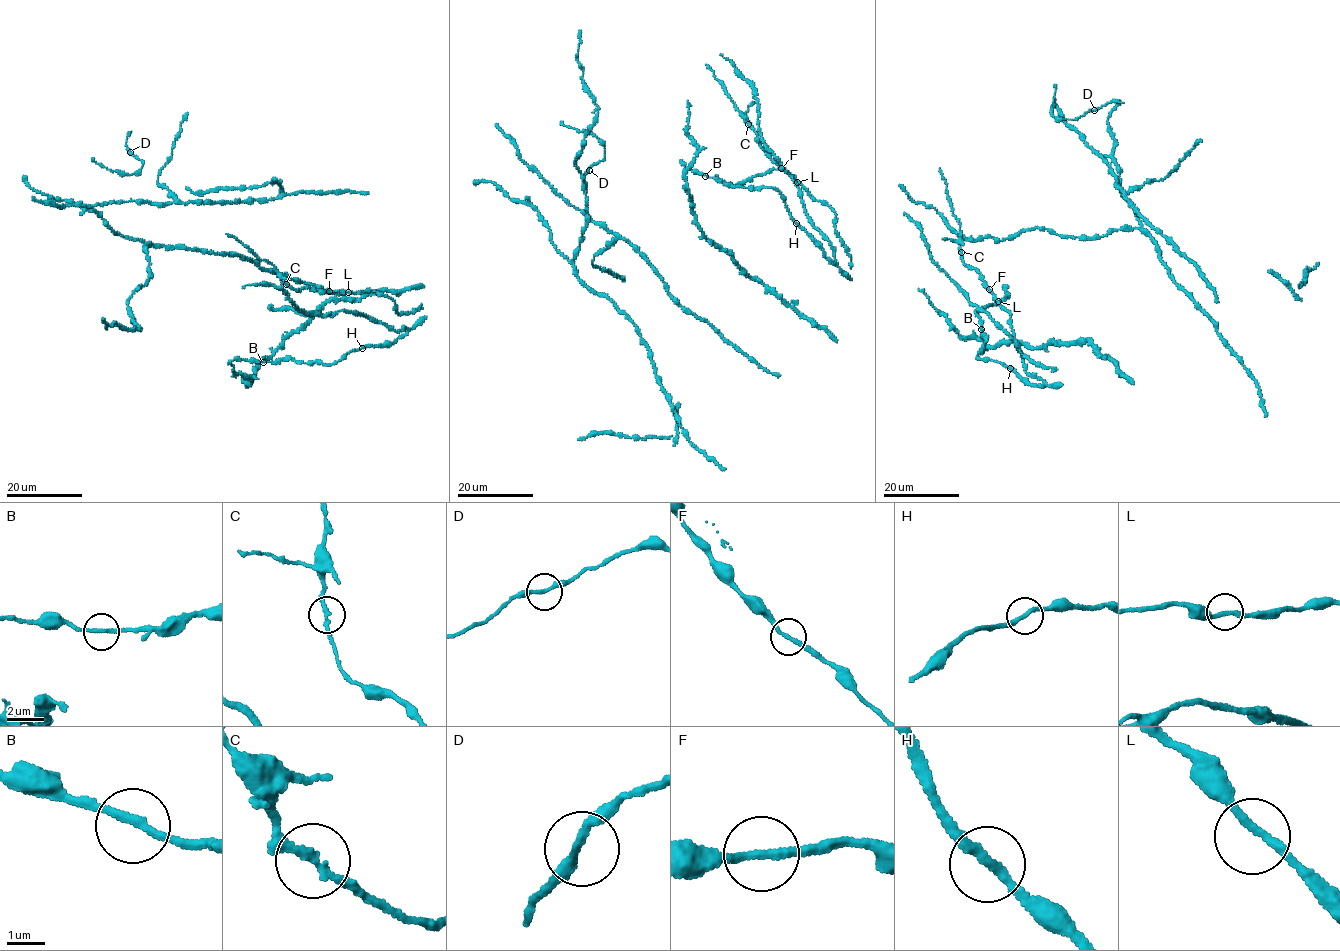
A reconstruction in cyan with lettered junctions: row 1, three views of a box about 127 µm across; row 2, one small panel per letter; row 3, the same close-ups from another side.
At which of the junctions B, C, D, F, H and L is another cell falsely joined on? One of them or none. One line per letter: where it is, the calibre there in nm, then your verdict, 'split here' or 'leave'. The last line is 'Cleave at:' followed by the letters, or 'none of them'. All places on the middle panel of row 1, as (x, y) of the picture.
B: place (705, 176); calibre 200 nm; leave
C: place (748, 124); calibre 200 nm; split here
D: place (589, 170); calibre 240 nm; leave
F: place (781, 168); calibre 220 nm; leave
H: place (796, 223); calibre 240 nm; leave
L: place (797, 182); calibre 240 nm; leave
Cleave at: C

